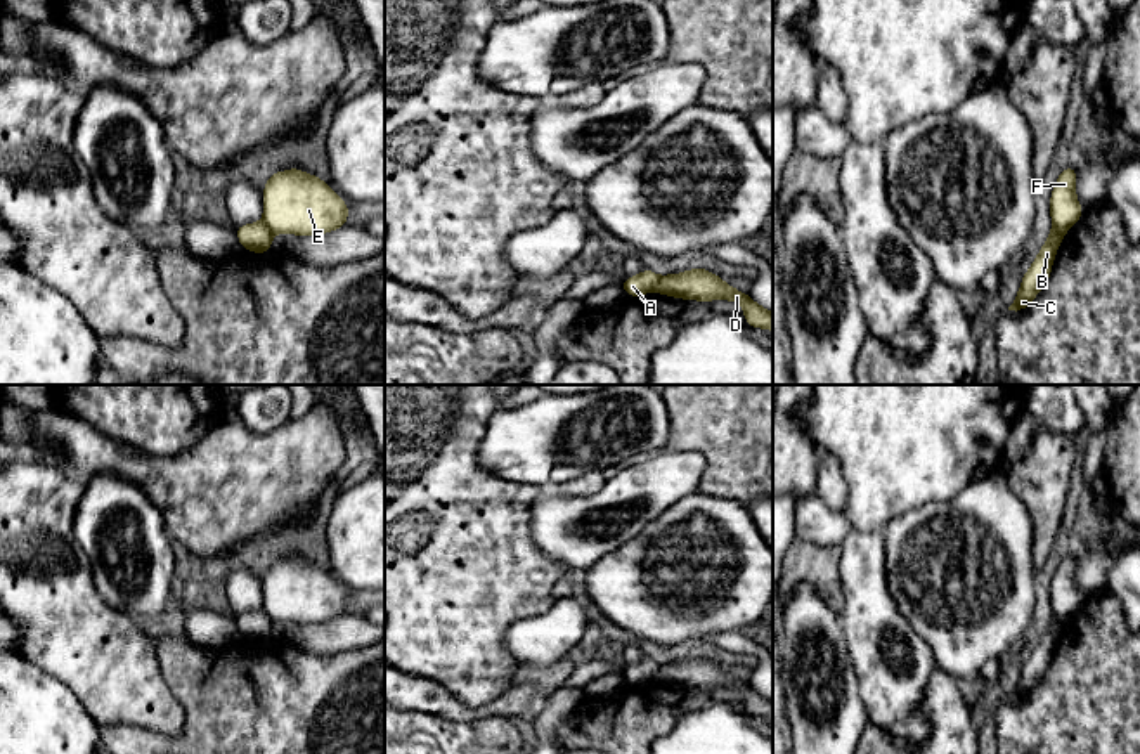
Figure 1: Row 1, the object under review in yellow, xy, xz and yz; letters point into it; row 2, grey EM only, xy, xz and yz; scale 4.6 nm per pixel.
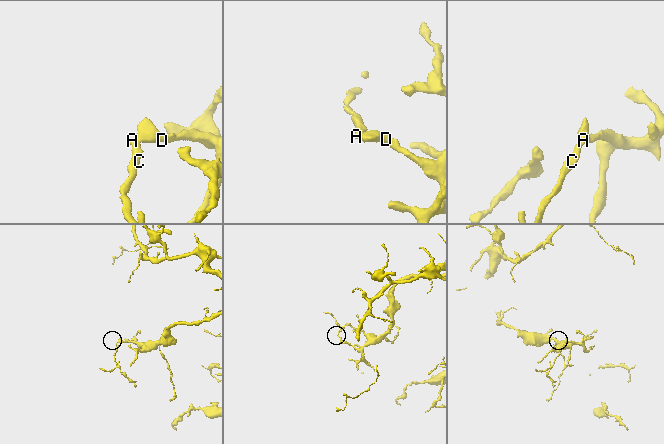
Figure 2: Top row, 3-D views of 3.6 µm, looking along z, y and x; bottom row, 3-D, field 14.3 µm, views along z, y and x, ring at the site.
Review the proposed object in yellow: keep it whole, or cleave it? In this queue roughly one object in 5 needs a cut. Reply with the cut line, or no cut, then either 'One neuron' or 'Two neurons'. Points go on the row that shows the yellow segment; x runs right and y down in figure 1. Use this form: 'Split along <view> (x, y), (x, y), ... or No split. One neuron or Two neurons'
Split along xz (659, 276), (652, 290). Two neurons

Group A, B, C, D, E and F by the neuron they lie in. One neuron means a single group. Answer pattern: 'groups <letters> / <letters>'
groups A B C / D E F

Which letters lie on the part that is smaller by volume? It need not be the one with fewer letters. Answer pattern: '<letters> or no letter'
A, B, C

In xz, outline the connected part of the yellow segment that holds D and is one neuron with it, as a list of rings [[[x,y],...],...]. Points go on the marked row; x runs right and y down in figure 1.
[[[691,269],[681,274],[658,276],[655,293],[683,300],[729,300],[736,302],[752,328],[773,331],[773,312],[755,303],[748,293],[742,293],[707,269]]]

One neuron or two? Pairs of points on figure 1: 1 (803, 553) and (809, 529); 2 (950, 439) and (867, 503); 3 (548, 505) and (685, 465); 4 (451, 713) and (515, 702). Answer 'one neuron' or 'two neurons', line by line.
1: two neurons
2: one neuron
3: one neuron
4: one neuron

